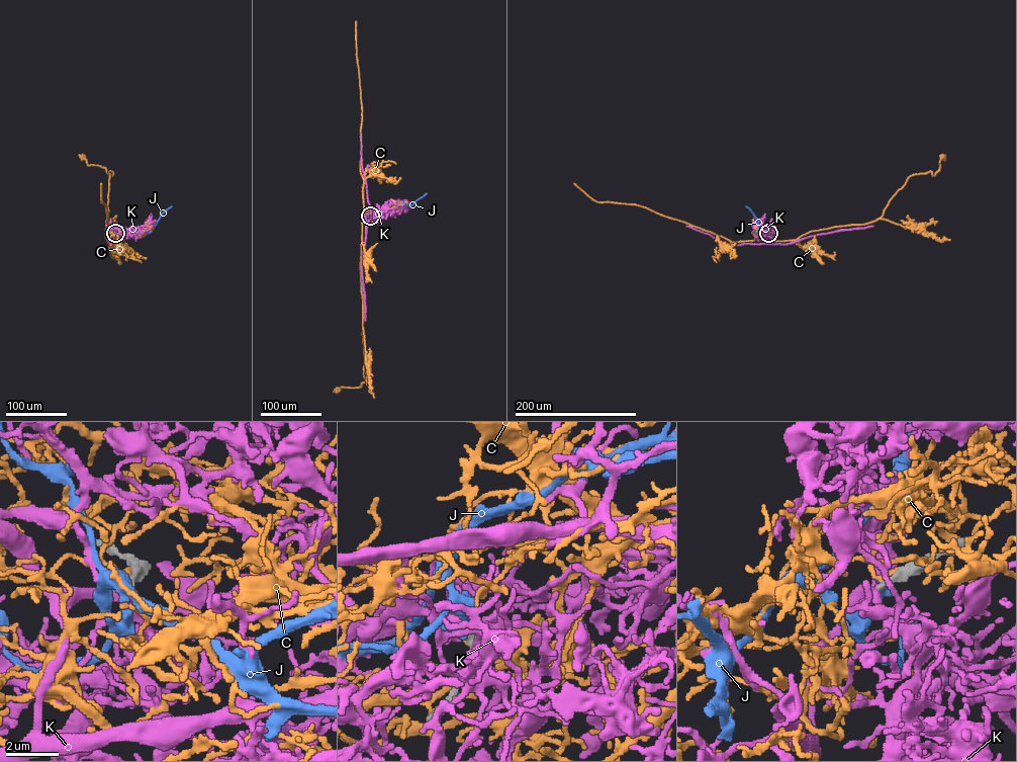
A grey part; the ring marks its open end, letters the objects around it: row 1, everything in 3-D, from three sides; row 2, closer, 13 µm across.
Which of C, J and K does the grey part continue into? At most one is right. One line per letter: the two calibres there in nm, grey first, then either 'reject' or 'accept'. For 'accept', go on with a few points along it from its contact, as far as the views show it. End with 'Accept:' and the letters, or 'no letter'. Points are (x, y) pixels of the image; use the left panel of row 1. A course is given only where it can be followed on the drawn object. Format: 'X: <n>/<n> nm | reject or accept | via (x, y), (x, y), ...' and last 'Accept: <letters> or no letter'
C: 480/170 nm | reject
J: 340/460 nm | reject
K: 280/300 nm | reject
Accept: no letter

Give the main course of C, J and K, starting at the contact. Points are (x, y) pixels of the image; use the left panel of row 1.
C: (115, 232), (118, 232), (107, 241), (108, 172), (113, 173), (109, 175), (105, 168), (88, 165), (83, 157)
J: (115, 233), (128, 236), (150, 232), (161, 215), (172, 206)
K: (115, 233), (109, 240), (111, 244), (115, 244), (110, 245), (106, 226)

